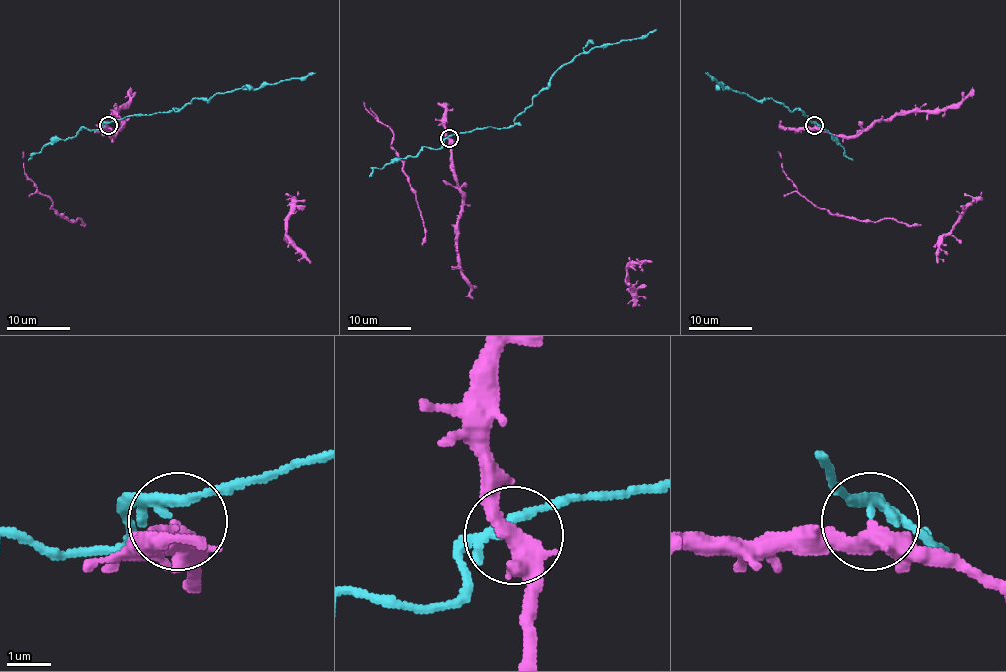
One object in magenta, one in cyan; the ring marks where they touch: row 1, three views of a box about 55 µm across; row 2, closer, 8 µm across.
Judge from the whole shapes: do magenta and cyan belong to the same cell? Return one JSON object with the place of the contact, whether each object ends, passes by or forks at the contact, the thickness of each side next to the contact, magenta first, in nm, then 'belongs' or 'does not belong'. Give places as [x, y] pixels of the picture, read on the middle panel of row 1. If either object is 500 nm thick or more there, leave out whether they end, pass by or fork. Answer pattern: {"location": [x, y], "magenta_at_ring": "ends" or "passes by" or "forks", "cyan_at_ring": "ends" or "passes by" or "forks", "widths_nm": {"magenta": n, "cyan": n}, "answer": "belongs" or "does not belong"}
{"location": [449, 138], "magenta_at_ring": "passes by", "cyan_at_ring": "passes by", "widths_nm": {"magenta": 400, "cyan": 200}, "answer": "does not belong"}

